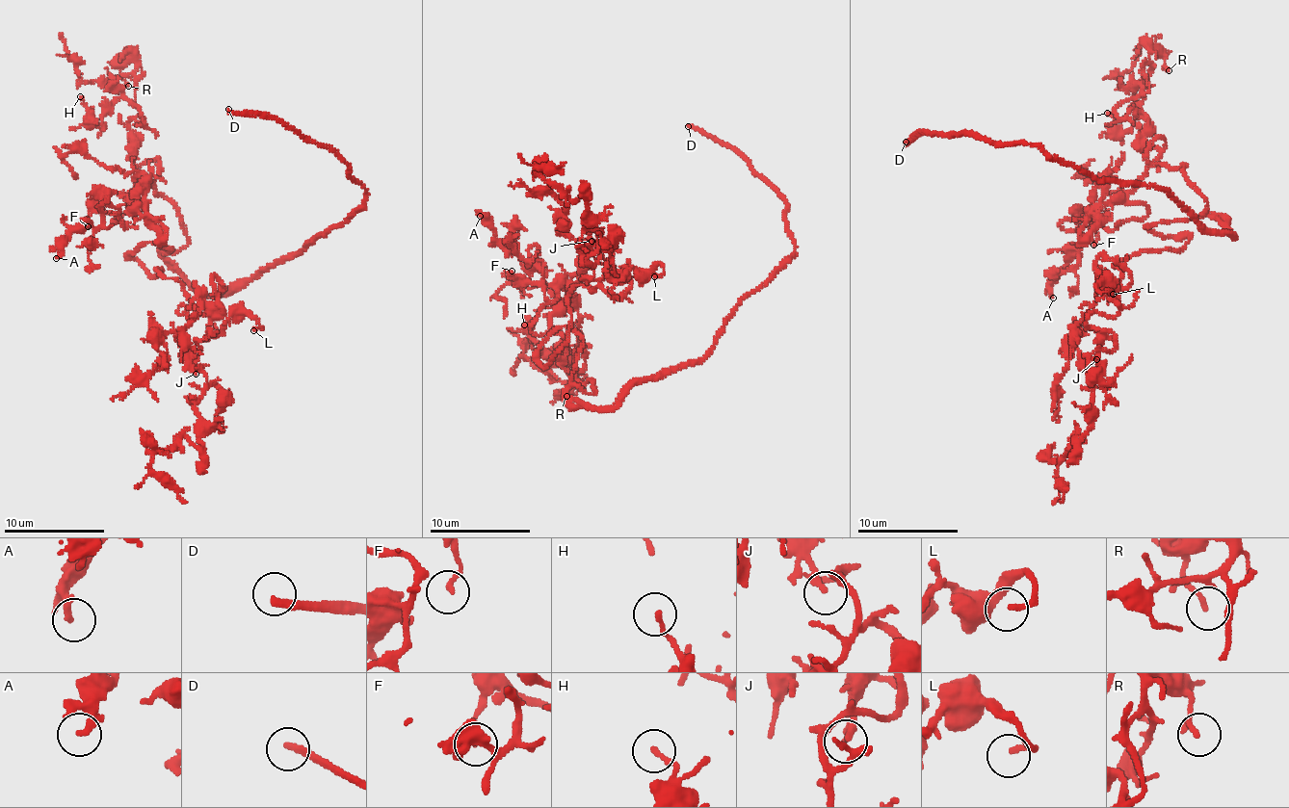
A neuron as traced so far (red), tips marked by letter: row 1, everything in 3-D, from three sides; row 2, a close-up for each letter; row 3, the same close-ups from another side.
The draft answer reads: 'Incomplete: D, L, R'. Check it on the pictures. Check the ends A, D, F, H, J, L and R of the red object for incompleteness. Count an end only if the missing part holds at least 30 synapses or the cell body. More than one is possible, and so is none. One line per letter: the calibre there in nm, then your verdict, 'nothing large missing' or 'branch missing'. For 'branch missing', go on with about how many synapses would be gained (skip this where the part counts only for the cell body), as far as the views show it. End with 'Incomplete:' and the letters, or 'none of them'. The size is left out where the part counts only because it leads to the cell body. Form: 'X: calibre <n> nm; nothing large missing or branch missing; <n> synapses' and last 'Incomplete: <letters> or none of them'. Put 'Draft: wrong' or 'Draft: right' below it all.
A: calibre 240 nm; nothing large missing
D: calibre 240 nm; branch missing
F: calibre 180 nm; nothing large missing
H: calibre 180 nm; nothing large missing
J: calibre 150 nm; nothing large missing
L: calibre 170 nm; branch missing; 40 synapses
R: calibre 140 nm; nothing large missing
Incomplete: D, L
Draft: wrong

